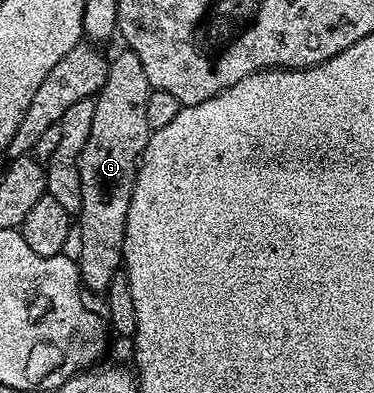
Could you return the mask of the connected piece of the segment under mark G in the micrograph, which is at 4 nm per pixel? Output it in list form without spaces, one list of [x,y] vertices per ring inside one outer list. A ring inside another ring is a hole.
[[[122,50],[118,57],[109,61],[110,69],[104,78],[104,86],[93,97],[96,114],[92,117],[92,130],[88,133],[88,142],[80,154],[80,210],[76,217],[76,230],[80,234],[78,247],[78,278],[87,293],[104,294],[110,288],[112,278],[120,275],[123,267],[124,230],[128,222],[128,206],[132,202],[132,190],[138,173],[138,162],[150,137],[152,129],[148,126],[146,111],[148,98],[152,91],[148,74],[144,74],[144,65],[136,54]]]

